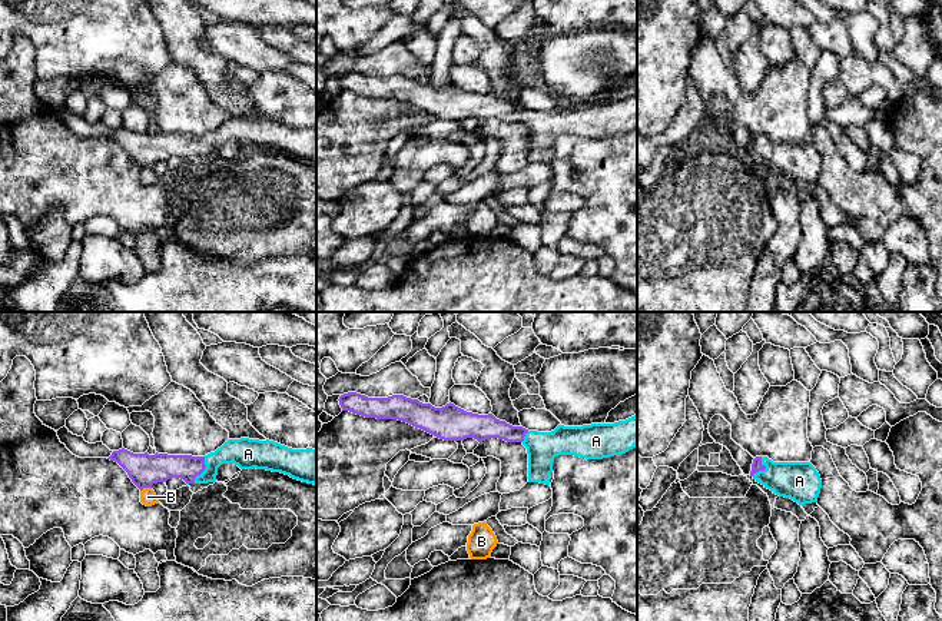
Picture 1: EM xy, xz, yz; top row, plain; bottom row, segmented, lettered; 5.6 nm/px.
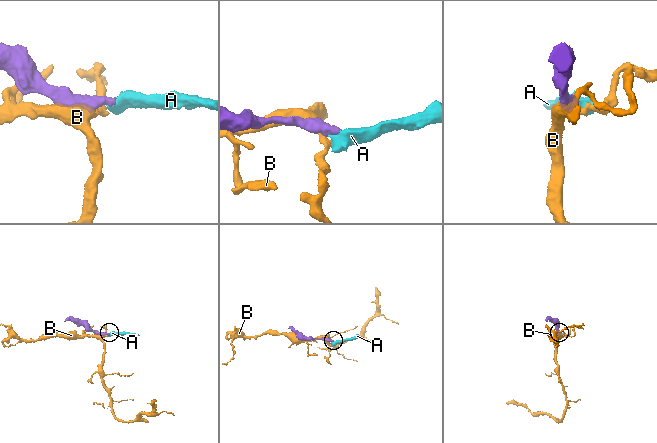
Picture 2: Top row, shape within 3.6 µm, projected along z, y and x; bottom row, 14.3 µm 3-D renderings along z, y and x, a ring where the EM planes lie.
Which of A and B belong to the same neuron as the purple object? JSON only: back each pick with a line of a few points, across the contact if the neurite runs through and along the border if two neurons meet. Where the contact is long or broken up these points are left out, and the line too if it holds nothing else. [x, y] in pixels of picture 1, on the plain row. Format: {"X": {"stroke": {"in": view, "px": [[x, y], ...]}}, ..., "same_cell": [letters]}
{"A": {"stroke": {"in": "xy", "px": [[161, 146], [204, 149], [221, 135], [244, 132]]}}, "same_cell": ["A"]}

